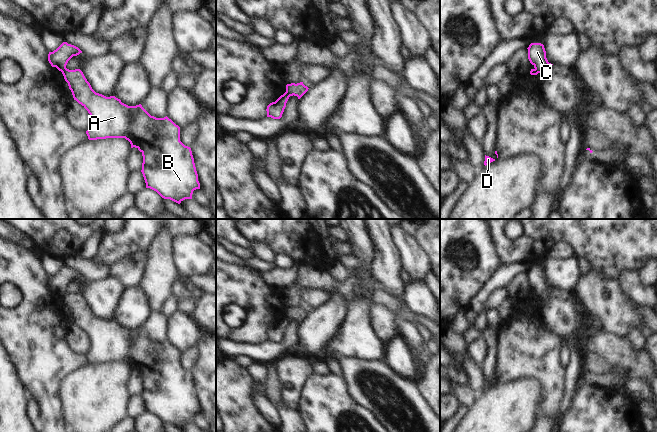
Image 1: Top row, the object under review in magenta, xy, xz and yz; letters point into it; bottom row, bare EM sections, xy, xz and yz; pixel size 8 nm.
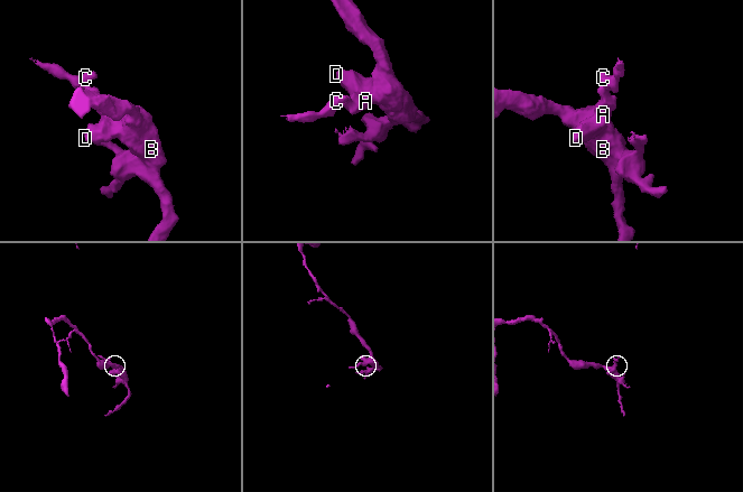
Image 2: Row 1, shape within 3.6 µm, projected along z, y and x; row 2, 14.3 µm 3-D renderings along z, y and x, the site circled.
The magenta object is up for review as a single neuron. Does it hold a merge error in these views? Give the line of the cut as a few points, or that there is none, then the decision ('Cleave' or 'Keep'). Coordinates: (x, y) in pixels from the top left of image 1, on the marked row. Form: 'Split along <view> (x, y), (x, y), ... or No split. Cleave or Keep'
Split along xy (65, 67), (62, 72). Cleave.

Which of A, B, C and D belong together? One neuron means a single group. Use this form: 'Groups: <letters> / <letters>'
Groups: A B D / C.

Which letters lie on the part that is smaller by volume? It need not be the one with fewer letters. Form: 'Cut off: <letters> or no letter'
Cut off: C

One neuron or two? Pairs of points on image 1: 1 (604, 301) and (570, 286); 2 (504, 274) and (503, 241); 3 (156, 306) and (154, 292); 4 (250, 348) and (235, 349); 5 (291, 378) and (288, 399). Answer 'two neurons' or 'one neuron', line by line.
1: two neurons
2: two neurons
3: one neuron
4: one neuron
5: one neuron

